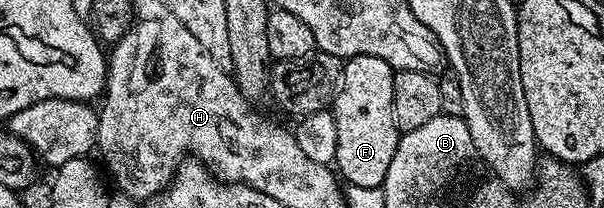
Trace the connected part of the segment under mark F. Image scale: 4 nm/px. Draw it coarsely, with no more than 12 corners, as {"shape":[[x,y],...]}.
{"shape":[[353,56],[333,105],[334,167],[382,189],[401,135],[385,58]]}

